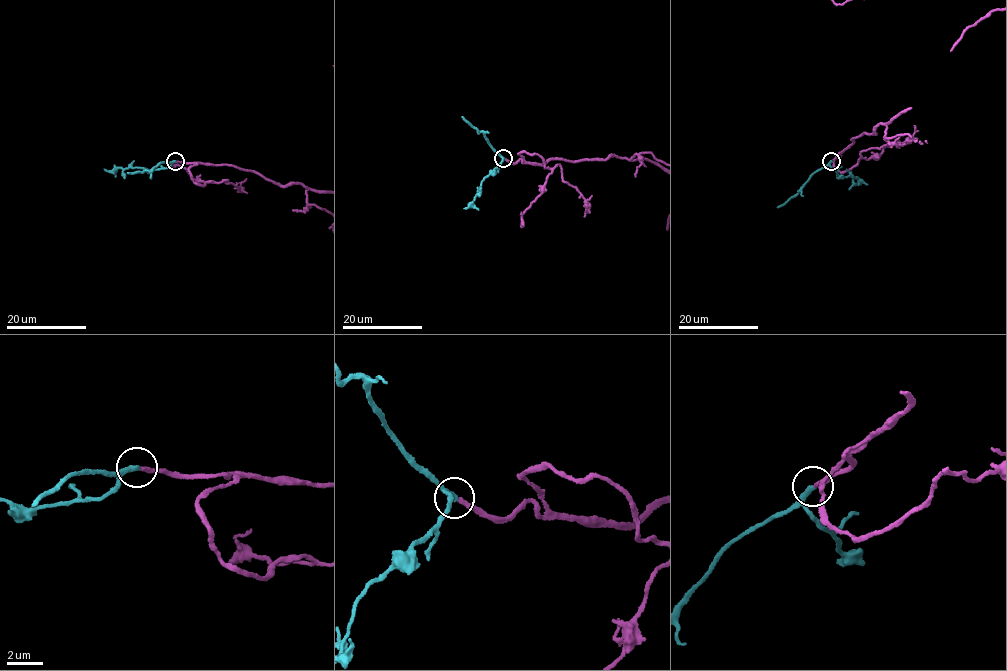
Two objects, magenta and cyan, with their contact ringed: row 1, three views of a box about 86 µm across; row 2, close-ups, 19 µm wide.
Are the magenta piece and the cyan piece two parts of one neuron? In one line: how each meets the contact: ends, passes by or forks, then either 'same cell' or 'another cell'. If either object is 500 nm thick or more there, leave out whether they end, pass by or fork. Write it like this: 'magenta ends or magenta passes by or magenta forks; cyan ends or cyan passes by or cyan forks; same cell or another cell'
magenta ends; cyan ends; same cell

